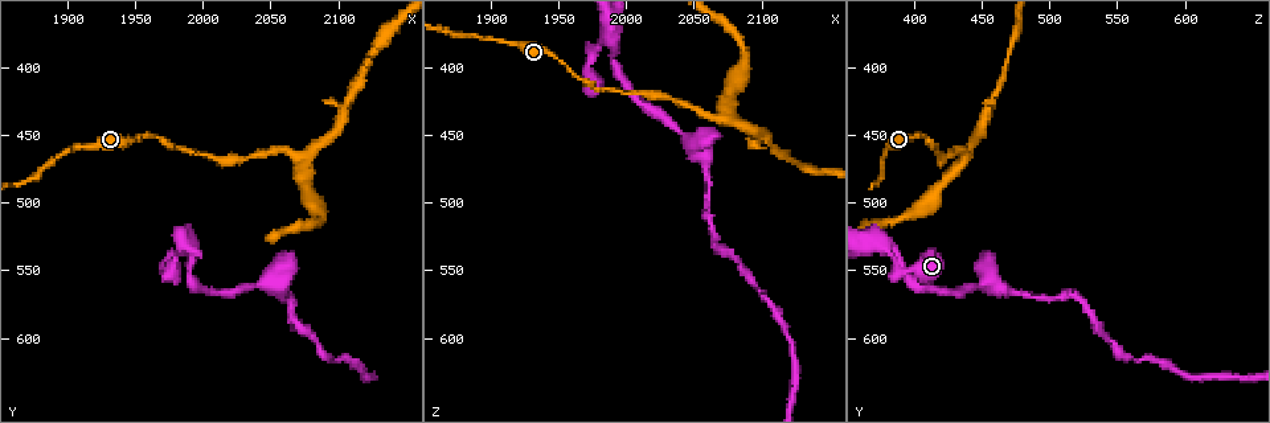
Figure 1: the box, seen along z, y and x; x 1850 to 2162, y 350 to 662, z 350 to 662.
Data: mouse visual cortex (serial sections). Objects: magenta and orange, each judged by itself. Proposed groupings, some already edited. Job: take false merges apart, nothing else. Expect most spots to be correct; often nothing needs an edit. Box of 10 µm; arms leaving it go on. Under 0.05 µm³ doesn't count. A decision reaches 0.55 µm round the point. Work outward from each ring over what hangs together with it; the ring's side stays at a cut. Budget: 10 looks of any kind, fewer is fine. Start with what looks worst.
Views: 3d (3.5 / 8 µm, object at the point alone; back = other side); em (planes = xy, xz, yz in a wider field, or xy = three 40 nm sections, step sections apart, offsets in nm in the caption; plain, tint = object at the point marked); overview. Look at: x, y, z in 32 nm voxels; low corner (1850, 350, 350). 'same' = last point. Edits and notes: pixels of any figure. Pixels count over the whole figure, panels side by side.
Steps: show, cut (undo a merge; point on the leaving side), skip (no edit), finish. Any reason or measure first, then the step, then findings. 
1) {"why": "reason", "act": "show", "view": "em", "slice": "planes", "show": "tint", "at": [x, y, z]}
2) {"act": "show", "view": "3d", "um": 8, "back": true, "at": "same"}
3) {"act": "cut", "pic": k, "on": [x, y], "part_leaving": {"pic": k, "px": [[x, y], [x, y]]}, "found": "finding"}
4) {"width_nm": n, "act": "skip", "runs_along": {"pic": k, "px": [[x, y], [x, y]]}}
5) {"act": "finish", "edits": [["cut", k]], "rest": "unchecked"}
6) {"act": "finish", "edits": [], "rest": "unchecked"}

{"act": "show", "view": "3d", "um": 3.5, "at": [2070, 466, 438]}

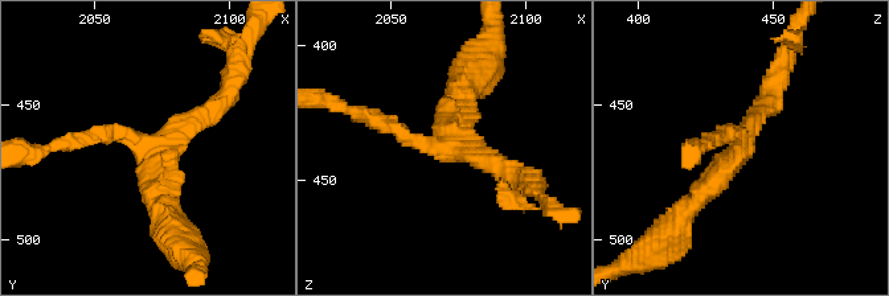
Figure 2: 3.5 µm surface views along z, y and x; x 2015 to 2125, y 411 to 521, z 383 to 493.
{"arms": 3, "arm_widths_nm": [150, 250, 250], "act": "show", "view": "em", "slice": "xy", "step": 3, "show": "tint", "at": [2069, 466, 438]}

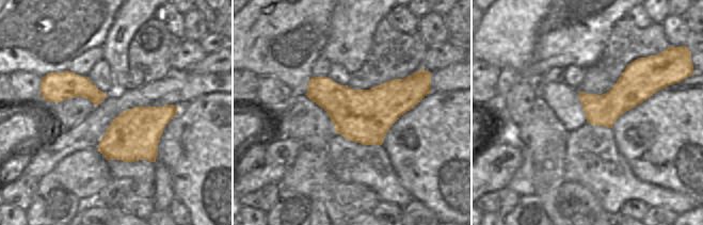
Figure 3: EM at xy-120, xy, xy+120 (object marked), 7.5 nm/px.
{"act": "skip", "runs_along": {"pic": 2, "px": [[66, 144], [139, 140], [163, 209]]}, "found": "continuous, no second cell"}

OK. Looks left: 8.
{"why": "abrupt turn", "act": "show", "view": "3d", "um": 3.5, "at": [1988, 530, 380]}

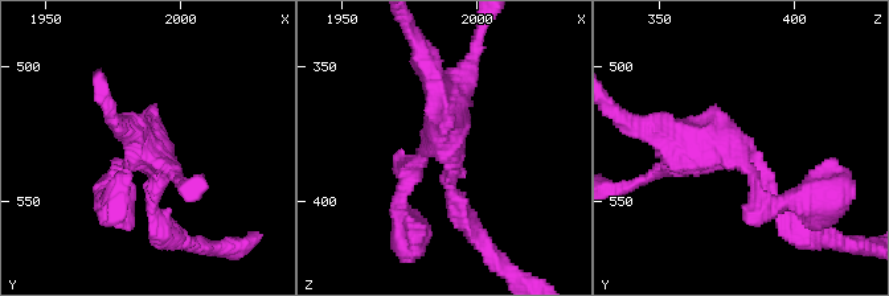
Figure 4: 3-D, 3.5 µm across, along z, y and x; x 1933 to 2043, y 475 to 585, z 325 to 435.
{"act": "show", "view": "em", "slice": "planes", "show": "tint", "at": [1987, 530, 378]}

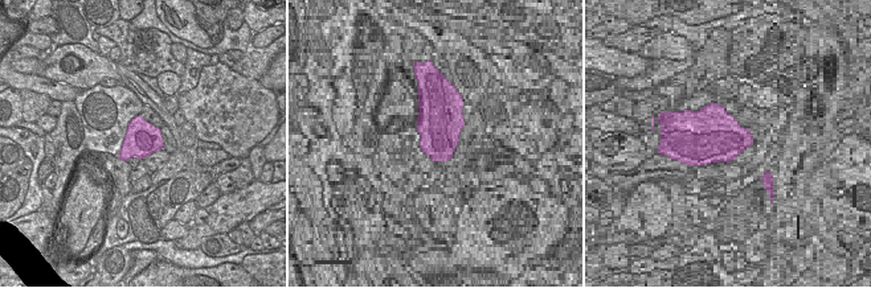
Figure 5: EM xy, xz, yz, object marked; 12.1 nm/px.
{"why": "another direction", "act": "show", "view": "em", "slice": "xy", "step": 1, "show": "tint", "at": "same"}

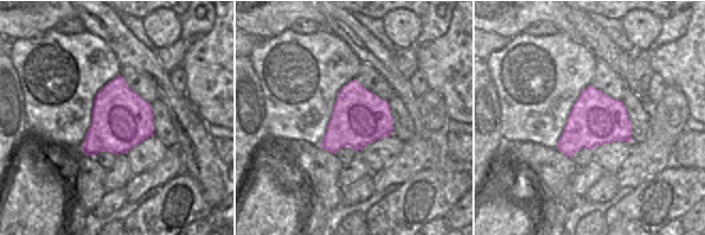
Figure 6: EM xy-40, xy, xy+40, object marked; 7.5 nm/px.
{"act": "skip", "runs_along": {"pic": 4, "px": [[109, 202], [154, 149], [154, 214]]}, "found": "one cell here"}

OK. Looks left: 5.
{"act": "show", "view": "3d", "um": 8, "back": true, "at": [2050, 556, 456]}

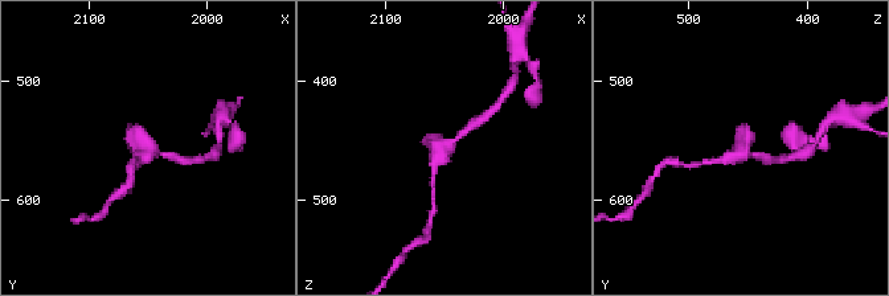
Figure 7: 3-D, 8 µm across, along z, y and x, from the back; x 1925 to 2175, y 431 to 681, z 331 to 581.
{"act": "show", "view": "3d", "um": 3.5, "at": "same"}

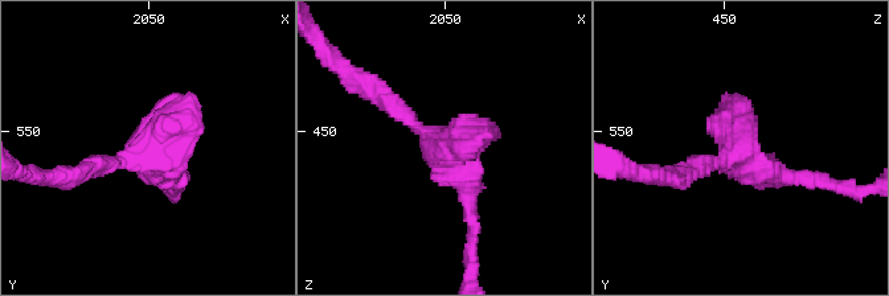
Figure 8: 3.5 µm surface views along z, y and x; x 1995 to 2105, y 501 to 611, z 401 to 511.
{"act": "skip", "runs_along": {"pic": 8, "px": [[372, 93], [453, 156], [468, 217]]}, "found": "one cell here"}

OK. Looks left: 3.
{"why": "calibre changes", "act": "show", "view": "3d", "um": 3.5, "at": [2086, 508, 398]}

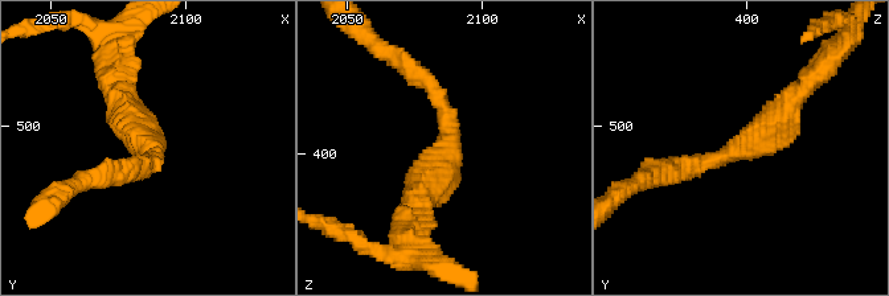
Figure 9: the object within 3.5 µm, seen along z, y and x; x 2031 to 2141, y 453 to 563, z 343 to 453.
{"arm_widths_nm": [200, 400], "why": "shape alone is not enough", "act": "show", "view": "em", "slice": "xy", "step": 2, "show": "tint", "at": [2088, 511, 396]}

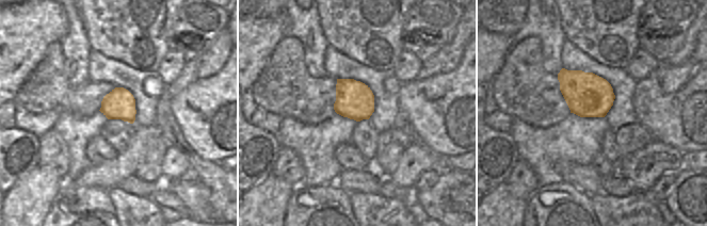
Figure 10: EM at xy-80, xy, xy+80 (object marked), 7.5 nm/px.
{"act": "skip", "runs_along": {"pic": 9, "px": [[791, 99], [761, 140], [663, 172]]}, "found": "one cell here"}

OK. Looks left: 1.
{"act": "finish", "edits": [], "rest": "unchecked"}

